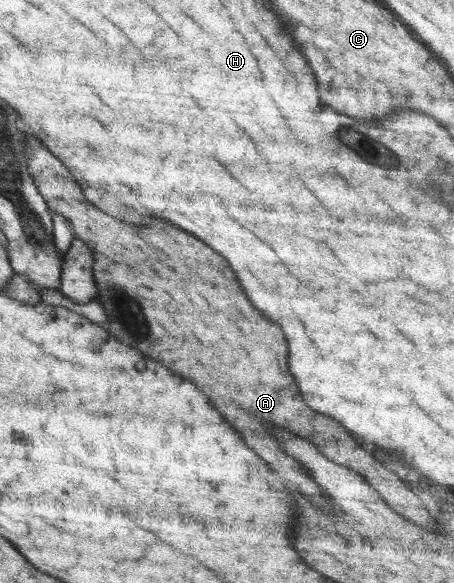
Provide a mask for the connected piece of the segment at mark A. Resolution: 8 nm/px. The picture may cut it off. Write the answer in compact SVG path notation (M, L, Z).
M30 131L25 135L25 152L27 170L48 208L71 222L76 238L89 244L93 252L93 278L97 288L93 300L103 304L111 336L191 380L257 456L269 464L277 464L277 474L293 482L299 492L323 510L327 510L323 494L315 488L311 476L307 476L307 468L299 468L299 464L279 448L275 436L267 432L267 424L311 441L329 460L363 474L397 514L423 528L437 526L405 482L383 468L381 455L365 451L340 422L307 406L287 368L287 342L283 332L277 324L251 308L223 256L189 232L159 218L147 220L145 228L135 228L89 204L65 165L47 147L41 146L40 139Z

